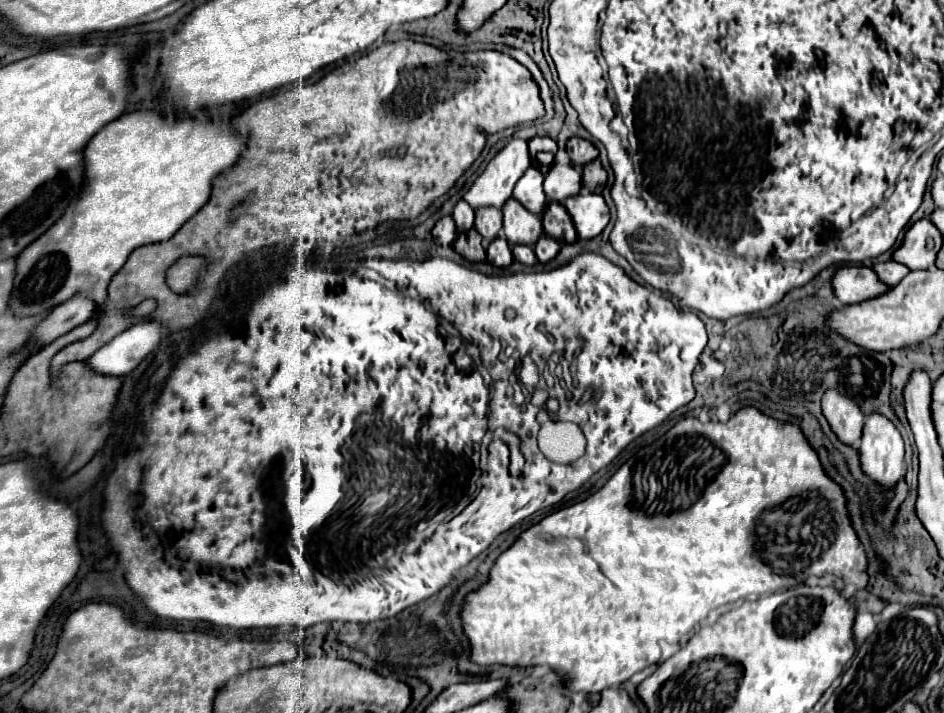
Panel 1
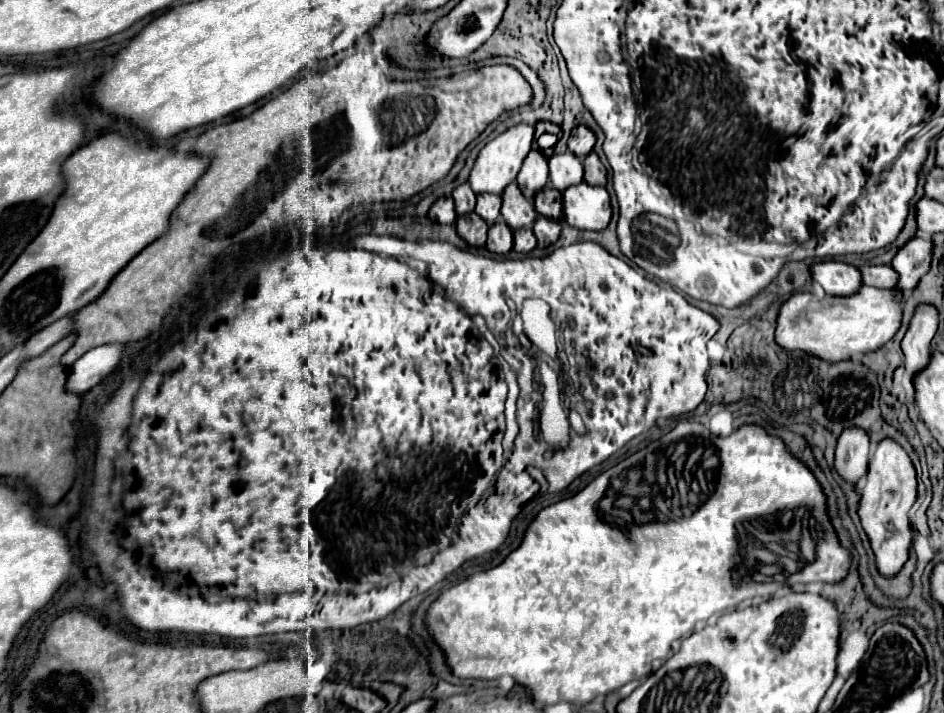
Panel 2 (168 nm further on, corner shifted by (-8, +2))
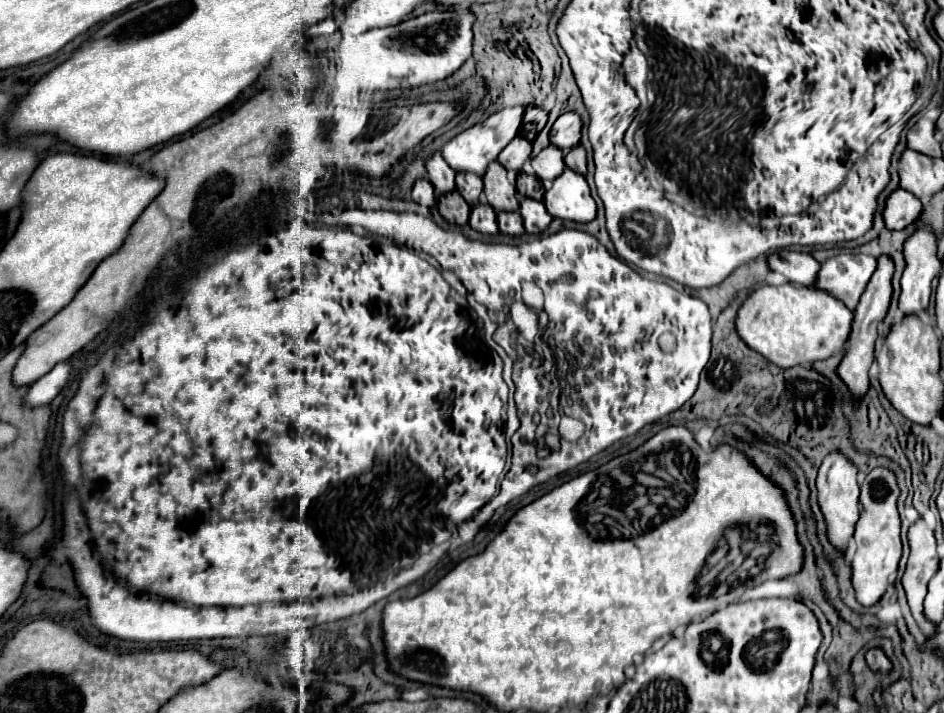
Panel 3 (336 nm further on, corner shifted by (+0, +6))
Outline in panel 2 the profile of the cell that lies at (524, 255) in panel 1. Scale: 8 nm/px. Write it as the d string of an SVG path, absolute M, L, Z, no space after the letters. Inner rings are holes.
M516 230L514 232L514 250L528 254L536 248L536 236L532 230Z

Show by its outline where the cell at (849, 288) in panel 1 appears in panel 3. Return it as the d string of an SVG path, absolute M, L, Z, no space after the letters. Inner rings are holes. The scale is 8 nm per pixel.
M782 250L768 256L768 268L782 274L792 284L812 286L820 264L806 252Z

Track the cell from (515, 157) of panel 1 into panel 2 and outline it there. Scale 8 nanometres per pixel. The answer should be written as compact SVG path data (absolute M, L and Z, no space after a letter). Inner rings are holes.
M518 124L510 130L506 130L504 134L500 134L498 138L494 138L492 142L488 142L478 158L476 158L476 164L470 172L470 188L476 192L476 194L502 194L504 188L508 184L512 184L522 168L522 162L526 160L526 154L532 150L532 140L534 140L534 126L528 126L528 124Z

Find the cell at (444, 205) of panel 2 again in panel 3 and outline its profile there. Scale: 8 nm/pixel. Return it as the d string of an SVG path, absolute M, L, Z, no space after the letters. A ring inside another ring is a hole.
M418 178L412 186L412 200L418 202L420 206L434 206L436 204L436 194L434 186L430 186L428 178Z

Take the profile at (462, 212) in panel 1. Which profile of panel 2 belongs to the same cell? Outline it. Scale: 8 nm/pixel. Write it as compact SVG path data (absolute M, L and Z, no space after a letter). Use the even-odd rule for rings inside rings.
M462 184L454 190L454 204L456 204L456 214L470 214L474 212L476 206L476 194L470 190L468 184Z

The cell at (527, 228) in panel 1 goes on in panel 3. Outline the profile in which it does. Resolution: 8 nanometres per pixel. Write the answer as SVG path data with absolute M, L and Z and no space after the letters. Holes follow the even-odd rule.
M492 162L486 170L486 174L482 176L484 180L484 196L488 200L488 204L502 212L514 212L518 210L518 198L516 198L516 188L514 184L508 182L506 178L506 168L500 162Z

